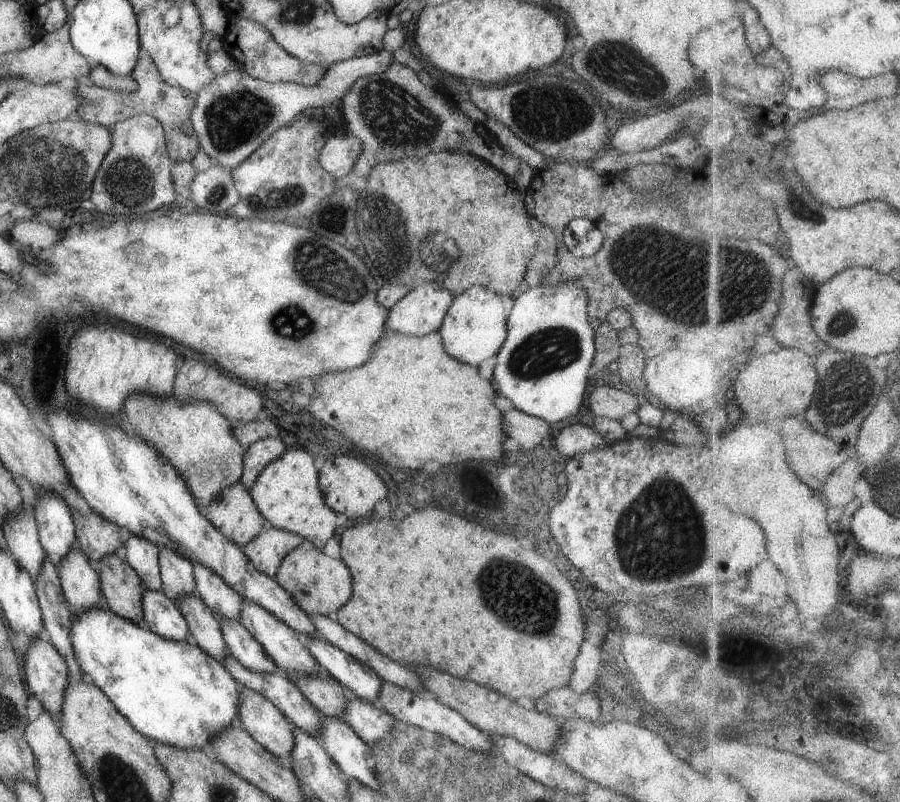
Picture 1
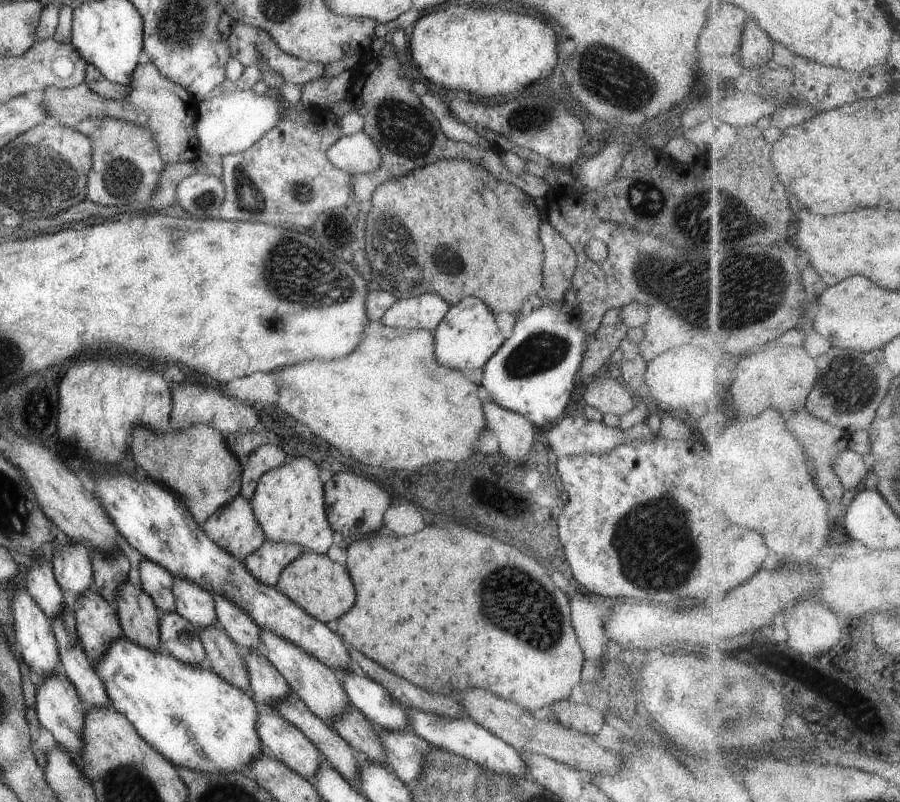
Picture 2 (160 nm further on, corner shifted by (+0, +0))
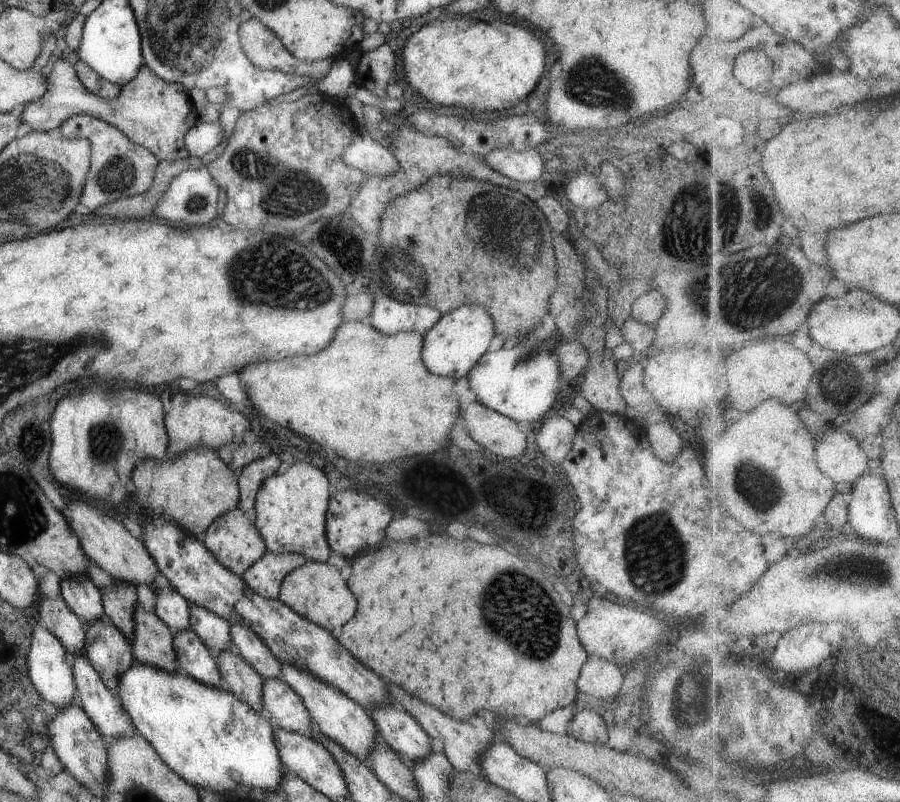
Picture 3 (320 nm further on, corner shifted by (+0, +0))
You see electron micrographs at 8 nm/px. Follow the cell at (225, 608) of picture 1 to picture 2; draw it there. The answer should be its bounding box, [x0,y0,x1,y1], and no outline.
[211,595,263,652]

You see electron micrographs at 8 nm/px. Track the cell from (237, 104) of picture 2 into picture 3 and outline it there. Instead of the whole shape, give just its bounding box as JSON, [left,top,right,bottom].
[183,121,223,158]

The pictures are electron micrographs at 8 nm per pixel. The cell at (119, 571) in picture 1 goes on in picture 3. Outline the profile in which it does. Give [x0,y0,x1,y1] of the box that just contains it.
[130,604,177,674]

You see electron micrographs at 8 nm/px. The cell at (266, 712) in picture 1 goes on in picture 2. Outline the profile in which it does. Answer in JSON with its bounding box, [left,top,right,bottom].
[256,709,323,780]

